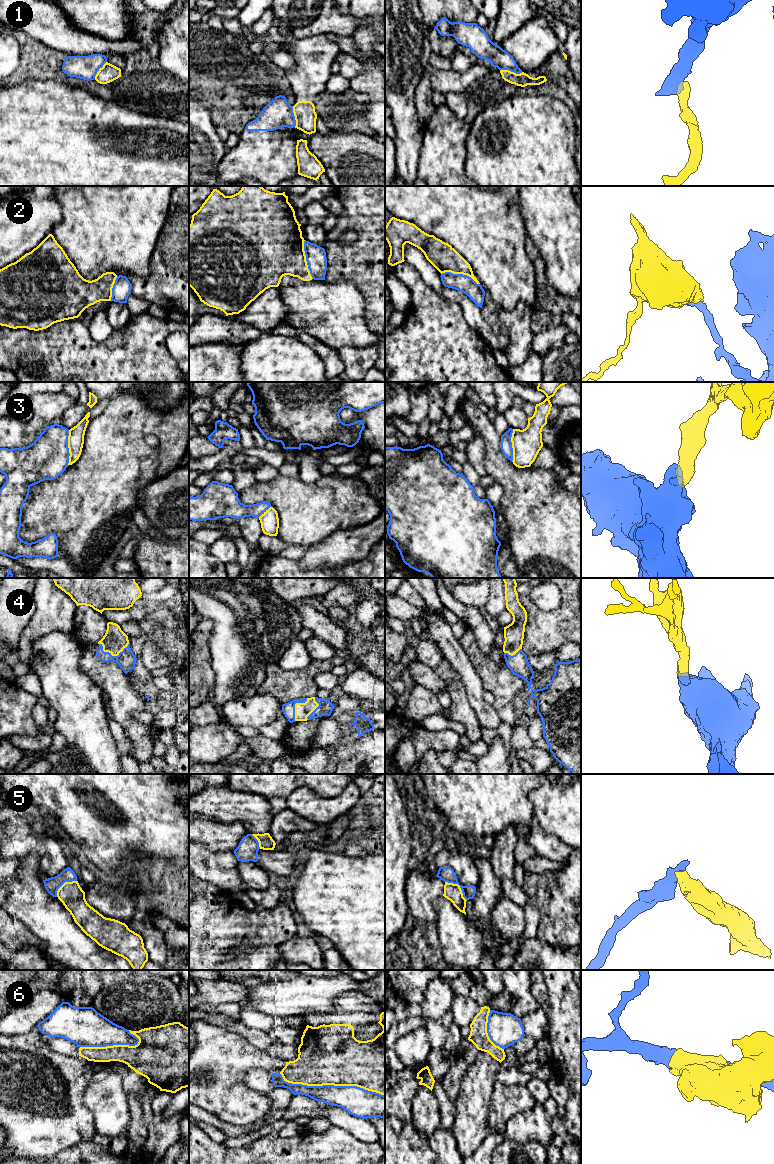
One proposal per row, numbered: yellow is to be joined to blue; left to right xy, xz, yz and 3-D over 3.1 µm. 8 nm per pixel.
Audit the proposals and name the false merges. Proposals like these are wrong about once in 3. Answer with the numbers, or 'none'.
1, 2, 3, 5, 6

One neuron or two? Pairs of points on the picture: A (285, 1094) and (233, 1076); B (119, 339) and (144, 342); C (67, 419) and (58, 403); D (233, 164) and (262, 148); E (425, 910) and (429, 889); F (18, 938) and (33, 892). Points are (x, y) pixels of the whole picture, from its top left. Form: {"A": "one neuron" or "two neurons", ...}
{"A": "two neurons", "B": "one neuron", "C": "two neurons", "D": "one neuron", "E": "one neuron", "F": "two neurons"}

